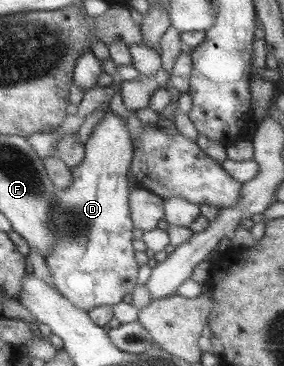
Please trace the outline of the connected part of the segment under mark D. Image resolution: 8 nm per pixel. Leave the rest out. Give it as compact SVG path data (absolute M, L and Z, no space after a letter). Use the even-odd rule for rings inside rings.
M111 109L106 111L98 123L84 143L83 162L71 170L71 184L55 195L55 202L49 212L49 224L51 233L55 233L55 240L51 242L44 259L55 289L75 307L86 312L101 305L115 305L124 295L131 294L137 283L138 272L137 262L133 258L133 223L129 217L130 190L127 181L133 144L123 120Z

